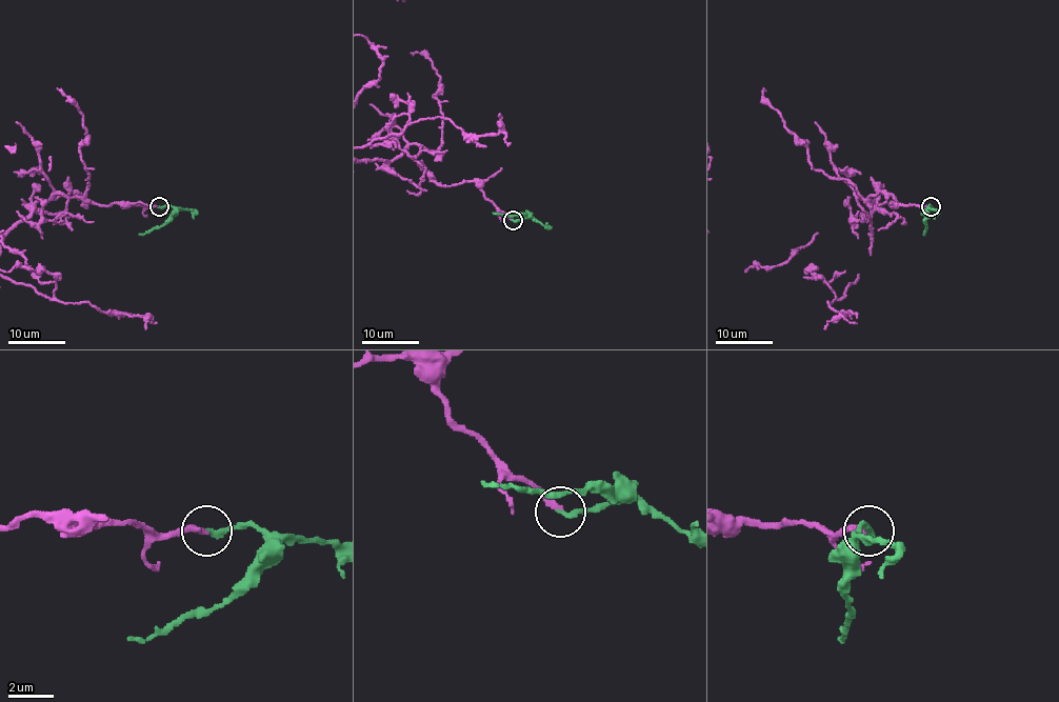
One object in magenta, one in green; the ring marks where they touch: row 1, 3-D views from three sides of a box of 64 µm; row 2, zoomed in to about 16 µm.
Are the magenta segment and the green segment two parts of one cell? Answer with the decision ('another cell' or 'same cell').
same cell

